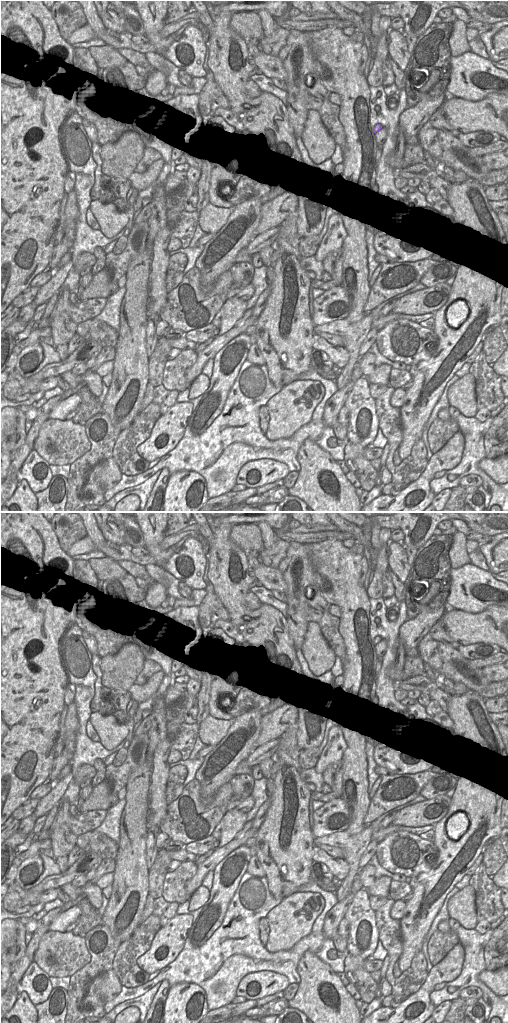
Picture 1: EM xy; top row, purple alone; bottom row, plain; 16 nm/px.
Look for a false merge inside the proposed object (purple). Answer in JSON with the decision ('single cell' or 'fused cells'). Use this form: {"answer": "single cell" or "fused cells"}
{"answer": "single cell"}

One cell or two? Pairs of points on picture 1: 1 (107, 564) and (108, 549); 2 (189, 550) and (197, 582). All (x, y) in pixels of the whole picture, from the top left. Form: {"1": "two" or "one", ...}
{"1": "two", "2": "one"}

